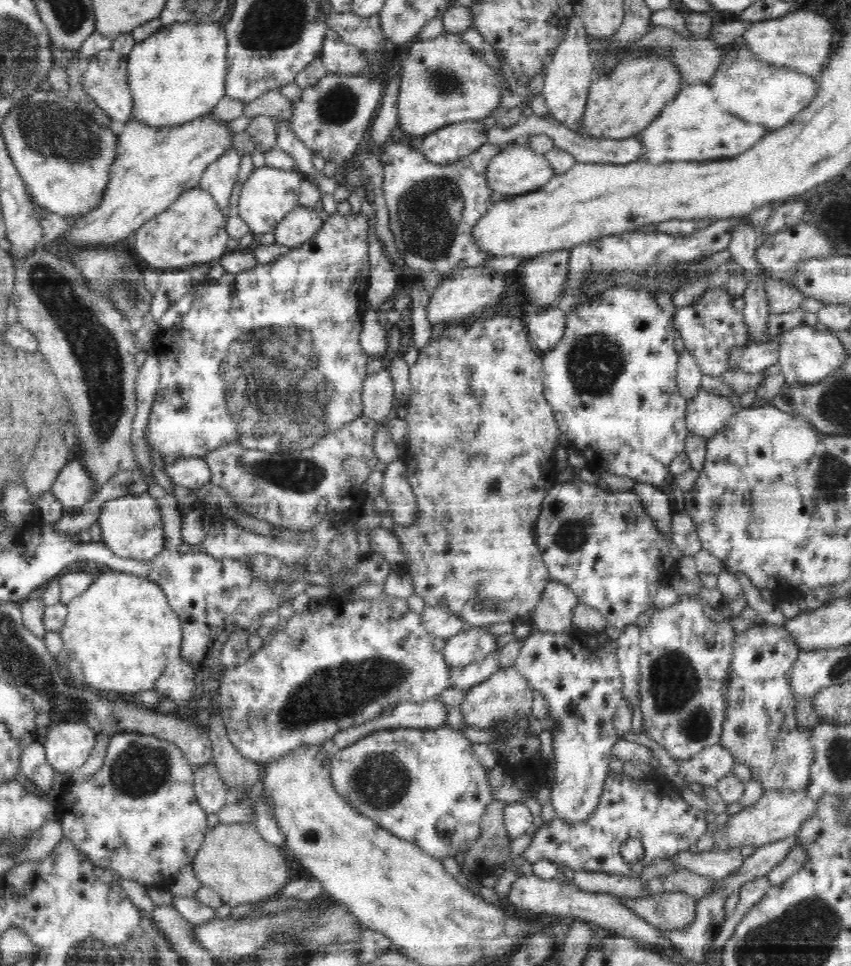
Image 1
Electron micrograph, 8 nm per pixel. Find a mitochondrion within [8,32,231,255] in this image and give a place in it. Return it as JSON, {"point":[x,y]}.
{"point":[48,128]}

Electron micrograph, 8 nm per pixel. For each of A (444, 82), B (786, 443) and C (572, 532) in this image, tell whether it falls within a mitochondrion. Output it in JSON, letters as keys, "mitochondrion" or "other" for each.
{"A":"mitochondrion","B":"other","C":"mitochondrion"}

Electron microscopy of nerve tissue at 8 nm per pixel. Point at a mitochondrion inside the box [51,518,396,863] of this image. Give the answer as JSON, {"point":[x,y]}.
{"point":[140,771]}

